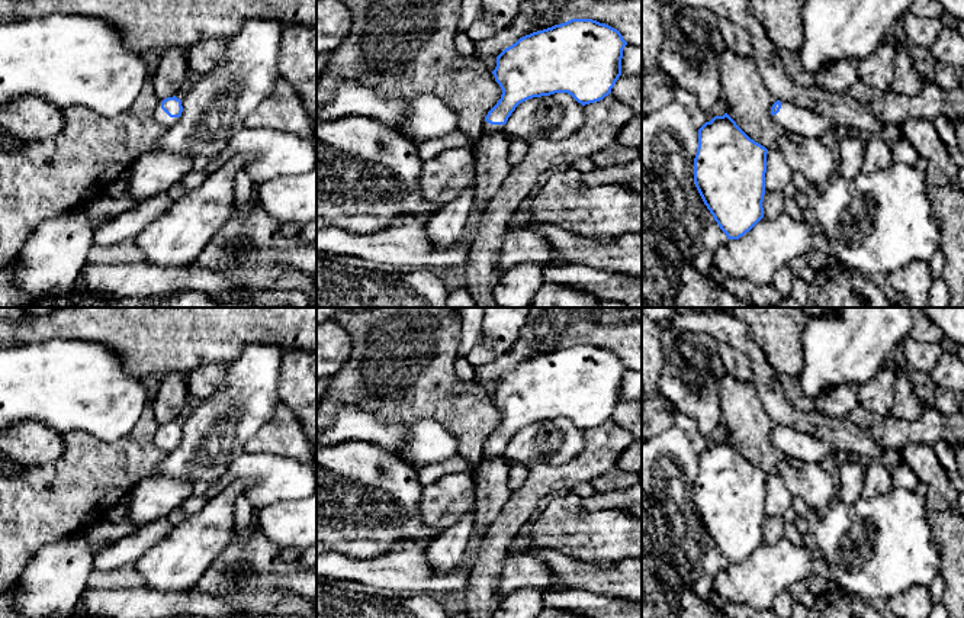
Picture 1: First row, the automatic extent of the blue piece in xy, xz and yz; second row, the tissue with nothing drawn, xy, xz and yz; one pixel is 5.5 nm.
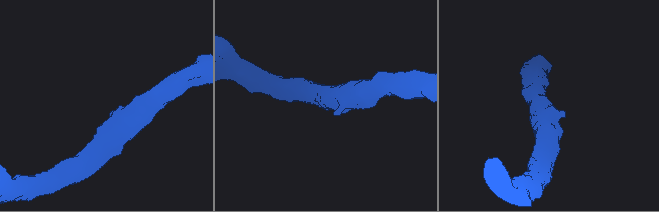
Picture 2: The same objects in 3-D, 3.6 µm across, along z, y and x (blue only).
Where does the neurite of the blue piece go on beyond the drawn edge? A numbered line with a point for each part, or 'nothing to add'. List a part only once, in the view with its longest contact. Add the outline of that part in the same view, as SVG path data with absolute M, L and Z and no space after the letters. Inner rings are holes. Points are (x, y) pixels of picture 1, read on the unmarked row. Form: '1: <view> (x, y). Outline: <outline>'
1: xy (160, 440). Outline: M160 425L160 428L158 428L158 431L157 431L157 434L155 434L155 437L154 437L154 442L155 442L155 445L158 447L158 448L163 448L163 450L174 450L177 445L179 445L179 442L170 442L163 434L161 434L161 427L163 425Z

